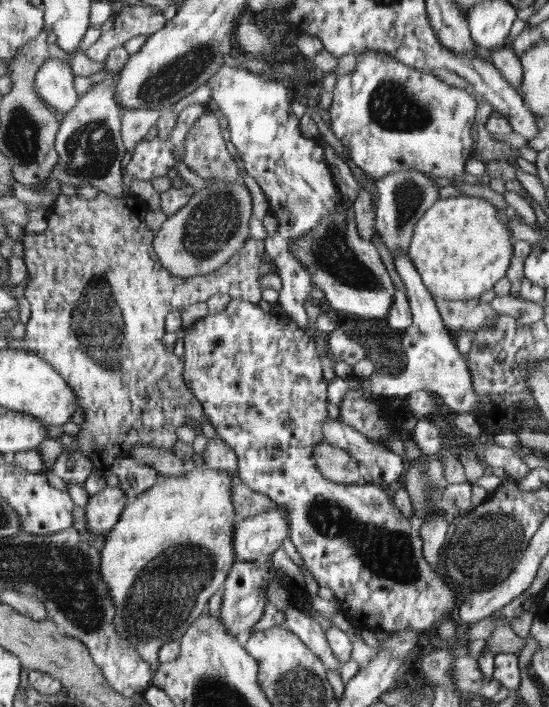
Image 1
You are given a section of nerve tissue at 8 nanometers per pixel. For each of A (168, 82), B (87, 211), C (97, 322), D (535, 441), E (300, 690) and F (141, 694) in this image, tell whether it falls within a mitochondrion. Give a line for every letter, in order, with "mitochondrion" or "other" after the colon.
A: mitochondrion
B: other
C: mitochondrion
D: other
E: mitochondrion
F: other

